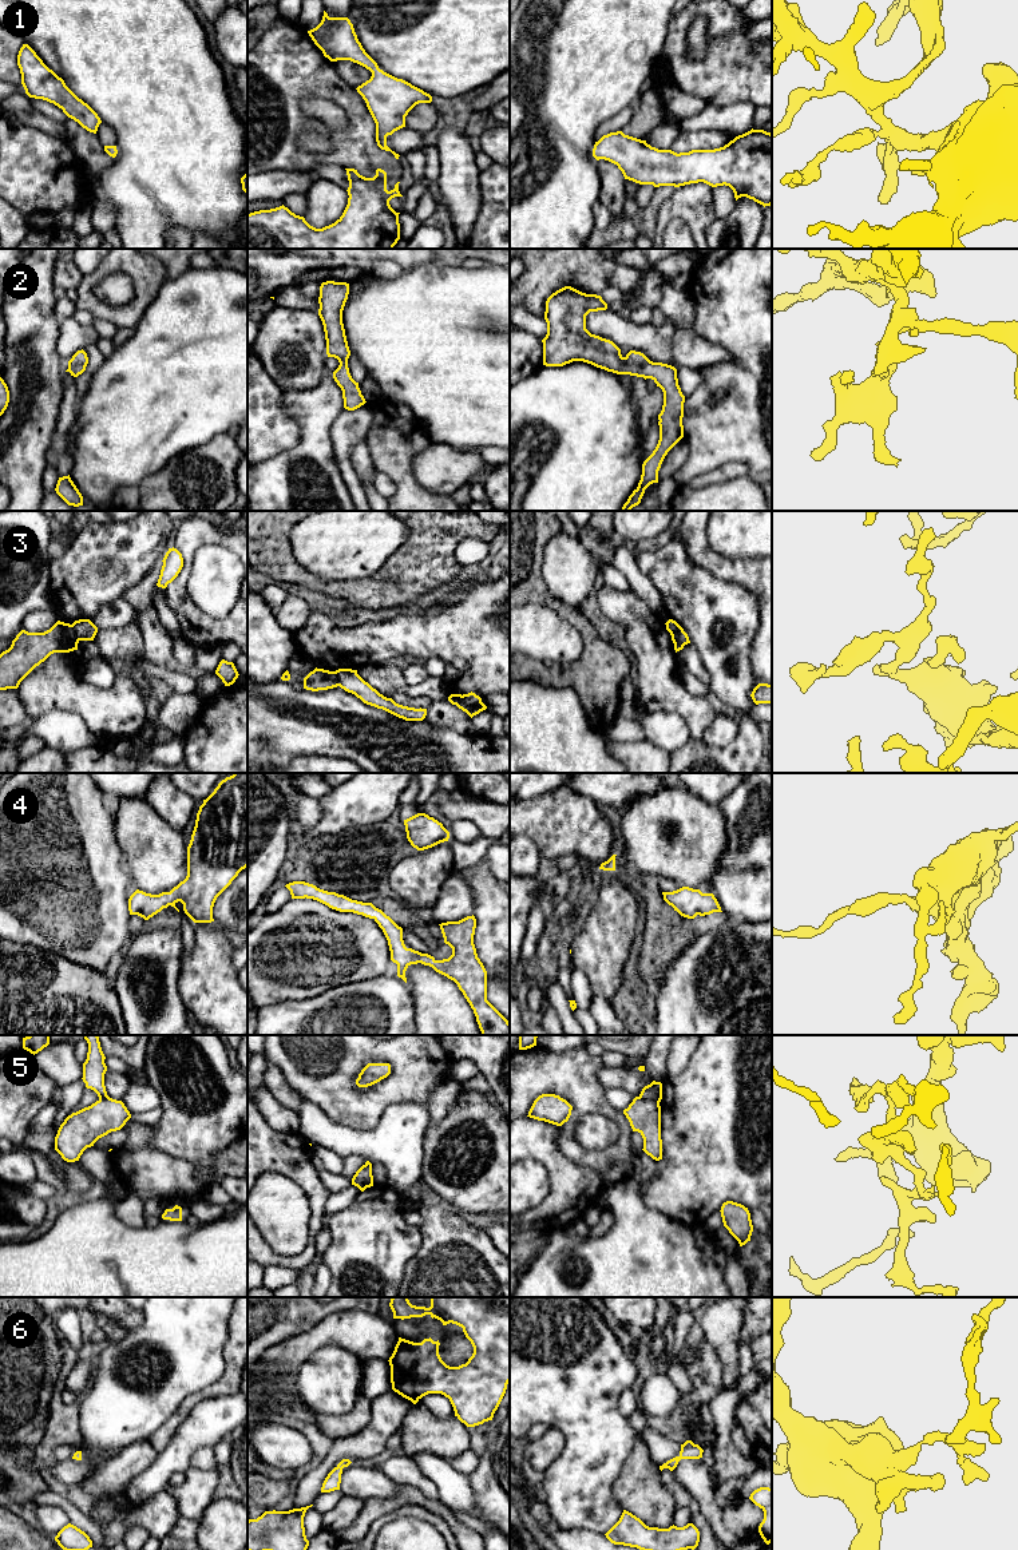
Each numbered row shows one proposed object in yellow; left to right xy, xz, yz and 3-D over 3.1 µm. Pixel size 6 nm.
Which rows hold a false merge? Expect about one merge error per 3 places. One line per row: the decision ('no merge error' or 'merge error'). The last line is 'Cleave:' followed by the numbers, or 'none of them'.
1: no merge error
2: no merge error
3: merge error
4: no merge error
5: merge error
6: no merge error
Cleave: 3, 5

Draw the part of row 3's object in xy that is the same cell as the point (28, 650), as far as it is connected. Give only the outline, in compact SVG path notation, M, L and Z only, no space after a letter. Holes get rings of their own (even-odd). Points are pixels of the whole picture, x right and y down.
M60 621L44 633L21 630L11 647L0 654L0 690L17 689L51 654L78 650L78 643L72 626Z

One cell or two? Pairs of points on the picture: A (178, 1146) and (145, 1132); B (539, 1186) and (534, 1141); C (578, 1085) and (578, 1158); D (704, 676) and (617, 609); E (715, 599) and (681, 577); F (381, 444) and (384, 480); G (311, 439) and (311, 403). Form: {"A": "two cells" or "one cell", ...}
{"A": "two cells", "B": "two cells", "C": "one cell", "D": "two cells", "E": "one cell", "F": "two cells", "G": "one cell"}

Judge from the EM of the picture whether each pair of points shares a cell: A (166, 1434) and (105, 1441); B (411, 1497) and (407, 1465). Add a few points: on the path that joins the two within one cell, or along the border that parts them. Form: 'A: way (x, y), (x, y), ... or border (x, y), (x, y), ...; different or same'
A: border (166, 1419), (147, 1439); different
B: border (399, 1483), (411, 1483), (430, 1498), (438, 1499); different

